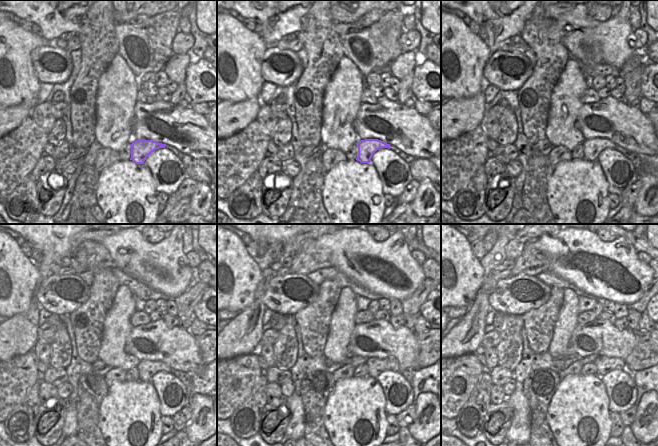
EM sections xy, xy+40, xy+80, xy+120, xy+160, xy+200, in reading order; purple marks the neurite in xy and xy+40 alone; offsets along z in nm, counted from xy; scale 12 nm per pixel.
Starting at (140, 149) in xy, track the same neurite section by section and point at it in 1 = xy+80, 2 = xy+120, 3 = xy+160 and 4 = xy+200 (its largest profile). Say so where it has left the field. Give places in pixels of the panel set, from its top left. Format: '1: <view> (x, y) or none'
1: xy+80 (591, 147)
2: xy+120 (147, 369)
3: xy+160 (376, 366)
4: xy+200 (604, 364)

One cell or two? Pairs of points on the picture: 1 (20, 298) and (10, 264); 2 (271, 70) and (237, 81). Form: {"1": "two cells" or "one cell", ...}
{"1": "one cell", "2": "two cells"}

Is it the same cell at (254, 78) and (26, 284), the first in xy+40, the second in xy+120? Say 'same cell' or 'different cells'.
same cell

